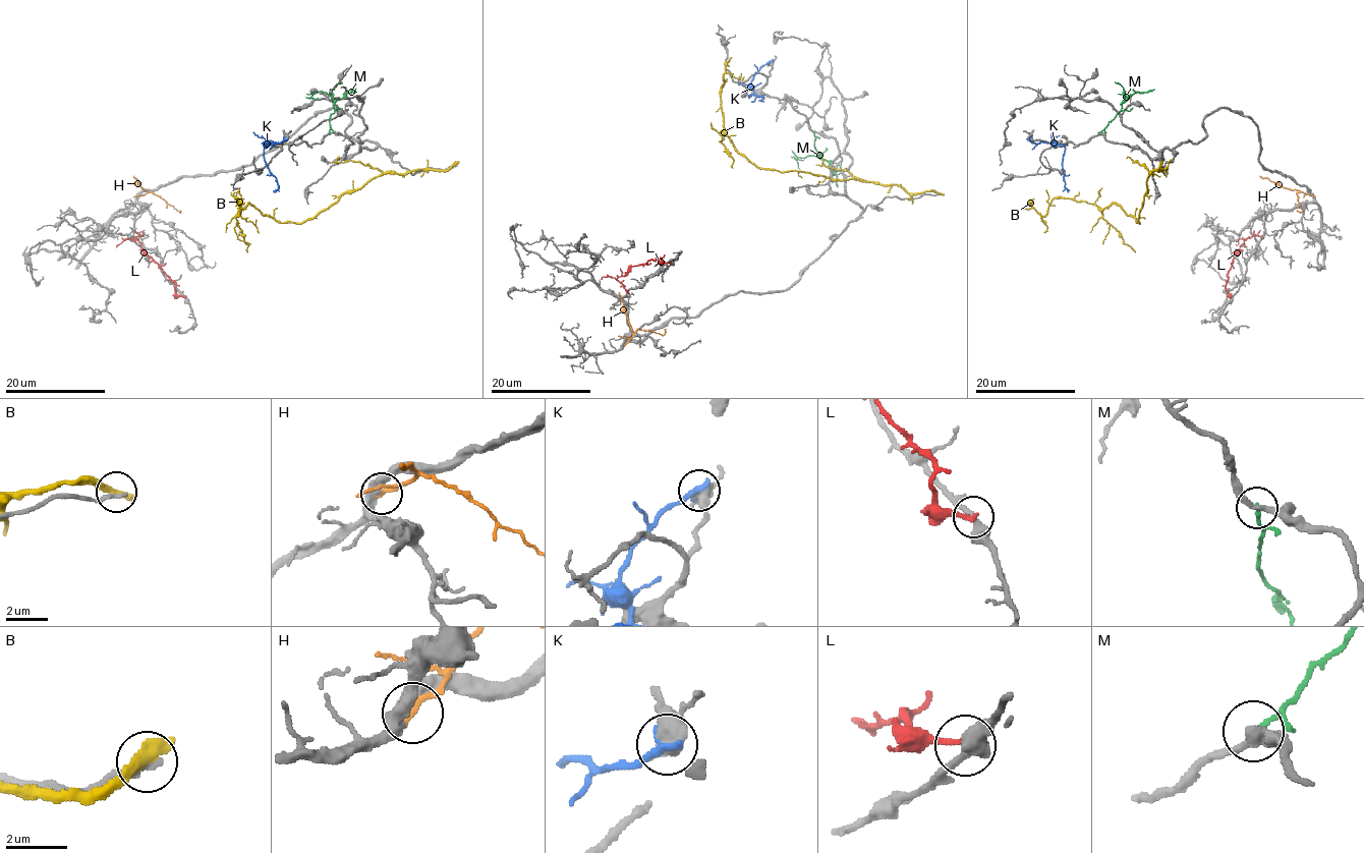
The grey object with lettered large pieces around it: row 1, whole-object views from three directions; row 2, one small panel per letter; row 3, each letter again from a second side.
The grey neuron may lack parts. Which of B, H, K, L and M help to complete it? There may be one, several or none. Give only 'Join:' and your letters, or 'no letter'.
Join: no letter

